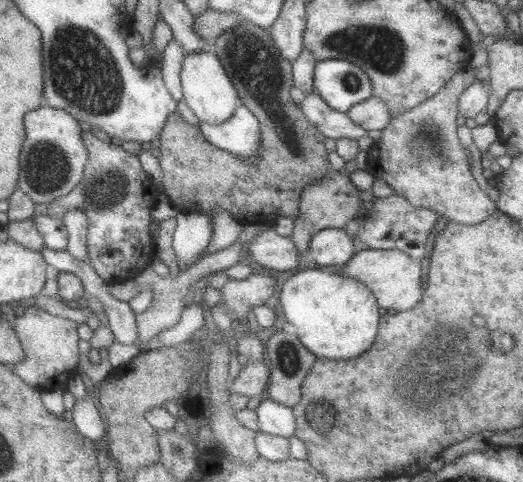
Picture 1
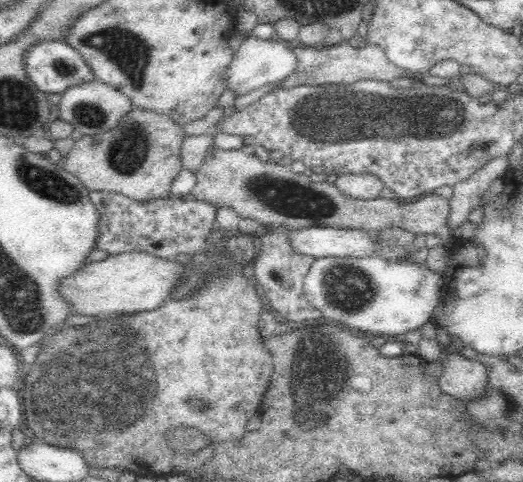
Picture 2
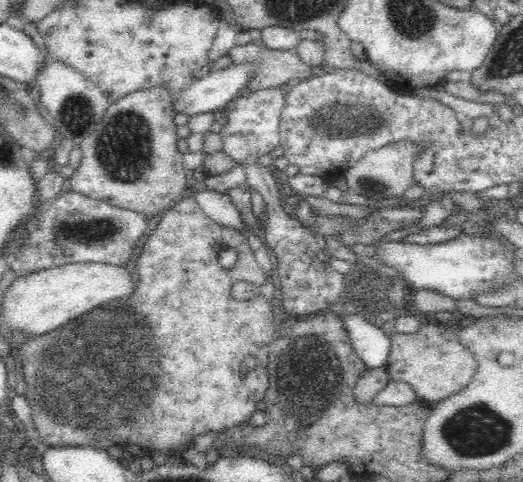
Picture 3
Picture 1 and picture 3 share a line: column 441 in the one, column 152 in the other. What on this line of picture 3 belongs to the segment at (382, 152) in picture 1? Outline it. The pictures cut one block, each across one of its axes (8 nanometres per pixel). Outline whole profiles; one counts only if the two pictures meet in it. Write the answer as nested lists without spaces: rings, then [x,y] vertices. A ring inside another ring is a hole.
[[[156,86],[152,90],[138,90],[109,104],[102,120],[80,144],[82,162],[67,180],[67,188],[86,196],[110,203],[116,207],[130,209],[148,216],[160,215],[172,208],[184,196],[189,180],[178,149],[176,135],[176,112],[172,109],[172,92]]]

